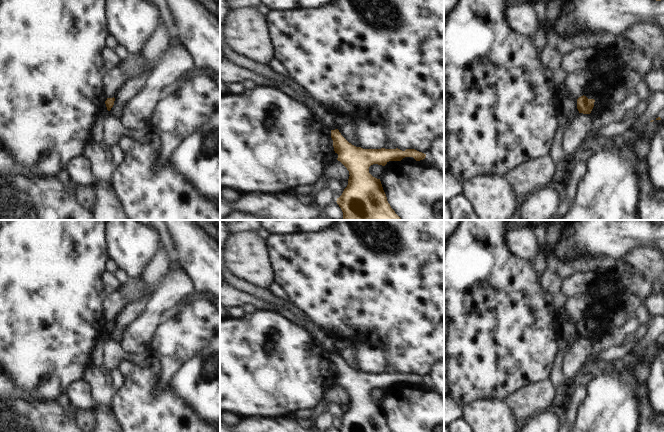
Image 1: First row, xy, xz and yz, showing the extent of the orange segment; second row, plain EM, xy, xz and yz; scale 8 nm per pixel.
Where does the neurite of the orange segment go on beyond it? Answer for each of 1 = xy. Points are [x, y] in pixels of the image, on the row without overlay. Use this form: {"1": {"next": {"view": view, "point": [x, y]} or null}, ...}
{"1": {"next": null}}

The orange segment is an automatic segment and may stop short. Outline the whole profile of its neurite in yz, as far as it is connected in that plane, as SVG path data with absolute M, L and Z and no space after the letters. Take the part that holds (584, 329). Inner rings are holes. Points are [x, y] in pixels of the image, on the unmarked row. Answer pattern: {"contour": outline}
{"contour": "M581 320L577 323L577 333L579 337L590 338L594 331L594 323L588 323L586 320Z"}

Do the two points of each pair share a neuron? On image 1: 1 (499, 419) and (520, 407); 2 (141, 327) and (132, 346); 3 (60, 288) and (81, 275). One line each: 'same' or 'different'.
1: different
2: same
3: same

